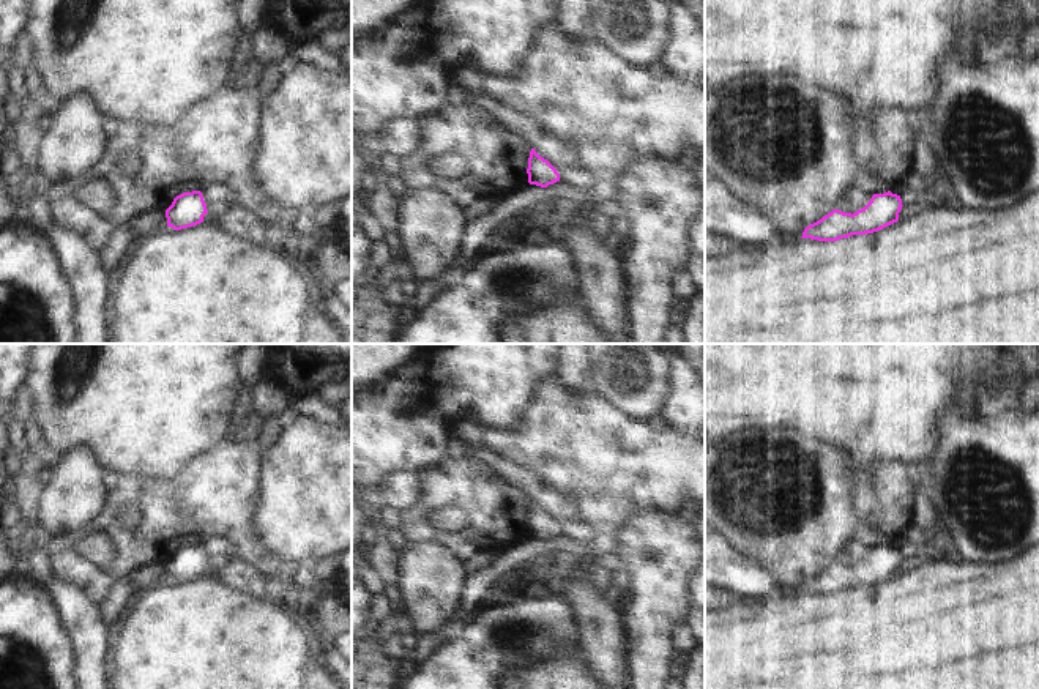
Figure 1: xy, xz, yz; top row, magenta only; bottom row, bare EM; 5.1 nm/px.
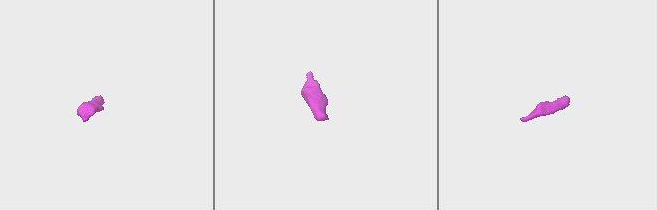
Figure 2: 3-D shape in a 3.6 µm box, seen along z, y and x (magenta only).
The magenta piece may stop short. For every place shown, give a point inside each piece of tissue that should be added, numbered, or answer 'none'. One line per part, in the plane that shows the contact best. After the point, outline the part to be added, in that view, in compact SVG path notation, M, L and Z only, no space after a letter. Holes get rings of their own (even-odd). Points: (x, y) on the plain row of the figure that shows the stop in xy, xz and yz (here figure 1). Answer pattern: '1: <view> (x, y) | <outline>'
none

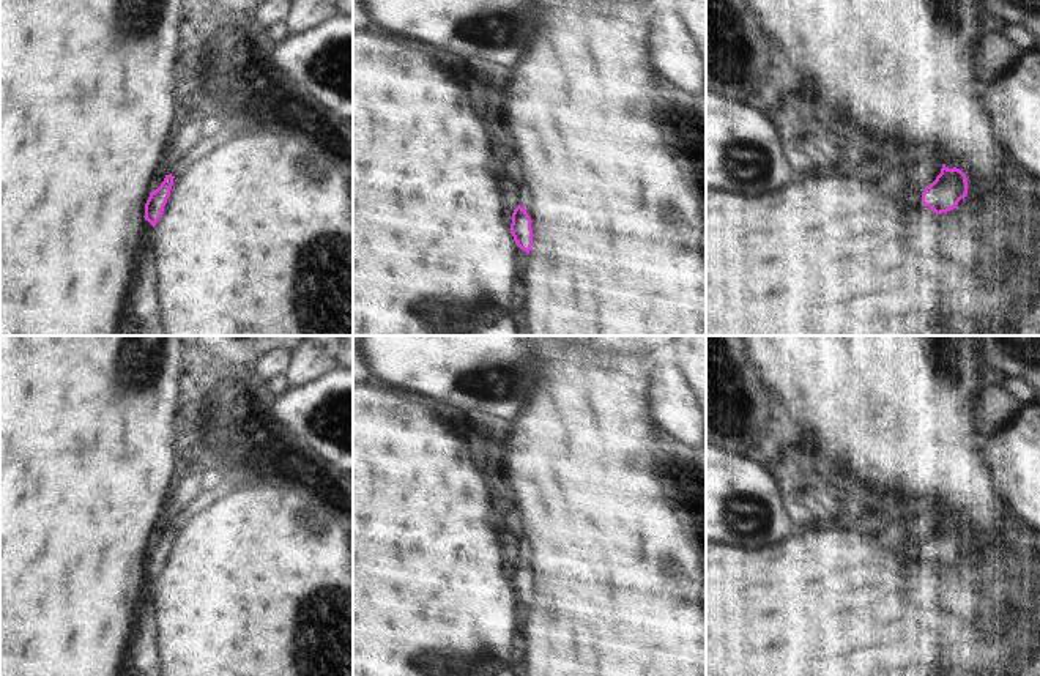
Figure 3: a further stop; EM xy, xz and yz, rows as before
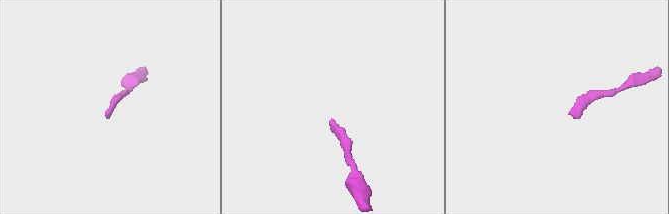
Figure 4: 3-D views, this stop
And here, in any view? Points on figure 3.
1: xy (141, 659) | M143 574L142 597L134 616L134 633L124 660L134 676L161 676L154 643L154 619L151 607L153 588L154 580L148 574Z

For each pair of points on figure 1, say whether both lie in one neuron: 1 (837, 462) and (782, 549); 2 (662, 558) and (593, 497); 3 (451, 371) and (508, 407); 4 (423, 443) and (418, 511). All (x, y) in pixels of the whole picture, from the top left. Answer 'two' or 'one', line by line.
1: one
2: two
3: one
4: two

